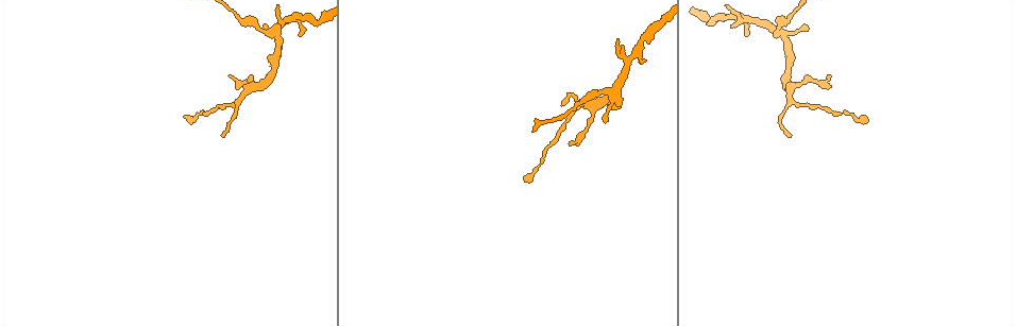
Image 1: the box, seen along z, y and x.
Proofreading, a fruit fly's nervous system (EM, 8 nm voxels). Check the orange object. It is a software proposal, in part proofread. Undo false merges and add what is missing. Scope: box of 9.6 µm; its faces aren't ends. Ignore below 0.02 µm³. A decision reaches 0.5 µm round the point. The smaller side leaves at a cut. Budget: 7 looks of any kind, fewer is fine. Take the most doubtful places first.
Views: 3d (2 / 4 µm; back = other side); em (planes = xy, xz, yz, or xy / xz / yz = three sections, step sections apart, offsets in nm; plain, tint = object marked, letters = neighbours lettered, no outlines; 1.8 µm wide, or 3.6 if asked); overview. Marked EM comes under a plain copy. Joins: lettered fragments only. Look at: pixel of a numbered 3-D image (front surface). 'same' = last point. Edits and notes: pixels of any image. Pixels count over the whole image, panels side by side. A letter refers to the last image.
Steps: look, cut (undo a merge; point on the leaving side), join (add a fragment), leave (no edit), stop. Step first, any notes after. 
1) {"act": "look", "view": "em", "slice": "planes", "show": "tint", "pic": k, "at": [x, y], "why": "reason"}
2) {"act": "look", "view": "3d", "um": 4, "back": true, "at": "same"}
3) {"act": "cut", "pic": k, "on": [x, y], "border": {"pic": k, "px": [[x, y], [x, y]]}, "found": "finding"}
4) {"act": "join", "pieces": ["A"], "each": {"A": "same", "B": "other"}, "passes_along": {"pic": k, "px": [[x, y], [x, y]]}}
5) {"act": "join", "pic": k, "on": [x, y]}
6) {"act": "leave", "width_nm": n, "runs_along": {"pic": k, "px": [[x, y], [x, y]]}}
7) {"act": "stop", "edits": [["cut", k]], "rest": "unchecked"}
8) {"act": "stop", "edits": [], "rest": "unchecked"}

{"act": "look", "view": "em", "slice": "xz", "step": 16, "show": "tint", "pic": 1, "at": [788, 99], "why": "calibre changes"}

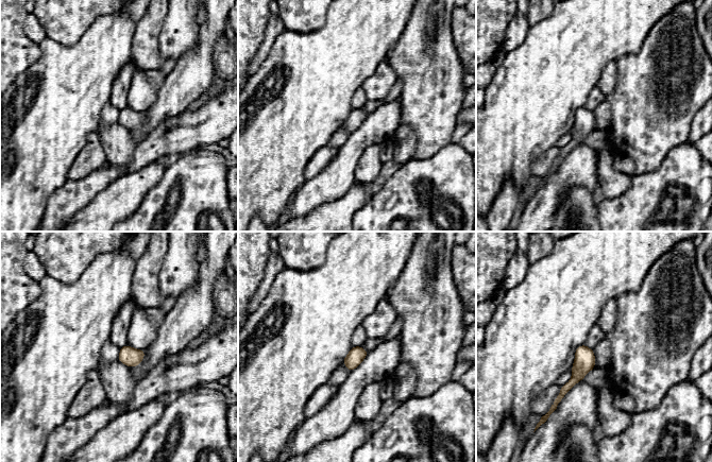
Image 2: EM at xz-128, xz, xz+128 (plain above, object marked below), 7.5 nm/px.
{"act": "look", "view": "em", "slice": "planes", "show": "letters", "at": "same", "why": "cut it another way"}

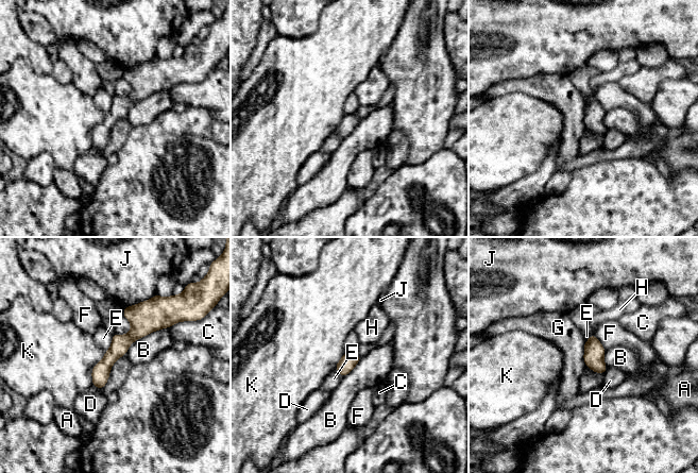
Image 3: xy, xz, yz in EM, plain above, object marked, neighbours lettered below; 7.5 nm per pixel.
{"act": "leave", "width_nm": 130, "each": {"A": "other", "B": "other", "C": "other", "D": "other", "E": "other", "F": "other", "G": "other", "H": "other", "J": "other", "K": "other"}, "border": {"pic": 3, "px": [[584, 341], [583, 364]]}, "found": "continuous, no second neuron"}

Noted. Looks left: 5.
{"act": "look", "view": "em", "slice": "planes", "show": "letters", "pic": 1, "at": [603, 120], "why": "thin end"}

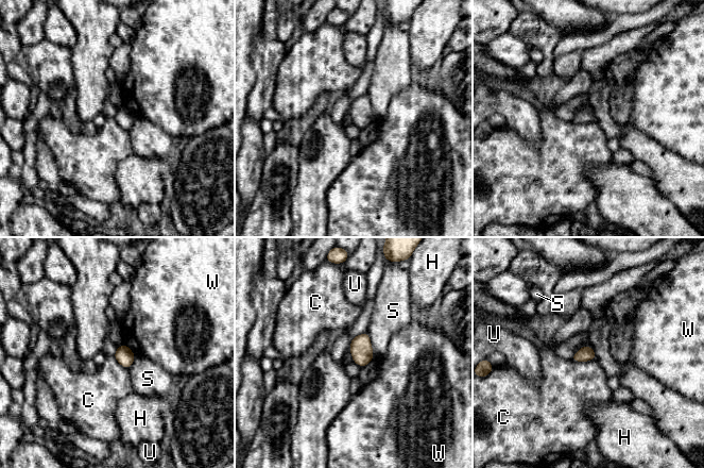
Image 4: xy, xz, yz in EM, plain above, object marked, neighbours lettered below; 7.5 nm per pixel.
{"act": "leave", "each": {"C": "other", "H": "other", "S": "other", "U": "other", "W": "other"}, "border": {"pic": 4, "px": [[597, 357], [590, 361], [570, 360]]}, "found": "none of them fits"}

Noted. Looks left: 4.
{"act": "look", "view": "em", "slice": "planes", "show": "letters", "pic": 1, "at": [281, 27], "why": "branch stops here"}

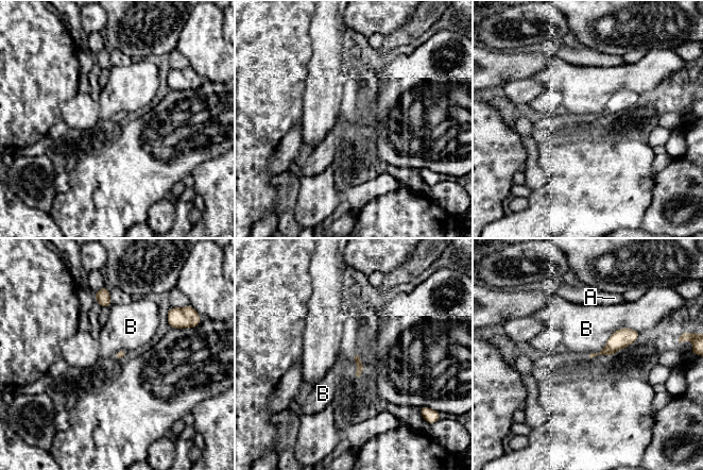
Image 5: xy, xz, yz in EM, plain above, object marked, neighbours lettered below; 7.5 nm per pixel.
{"act": "leave", "each": {"A": "other", "B": "other"}, "runs_along": {"pic": 5, "px": [[636, 334], [588, 355]]}, "found": "none of them fits"}

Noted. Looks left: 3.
{"act": "stop", "edits": [], "rest": "unchecked"}

